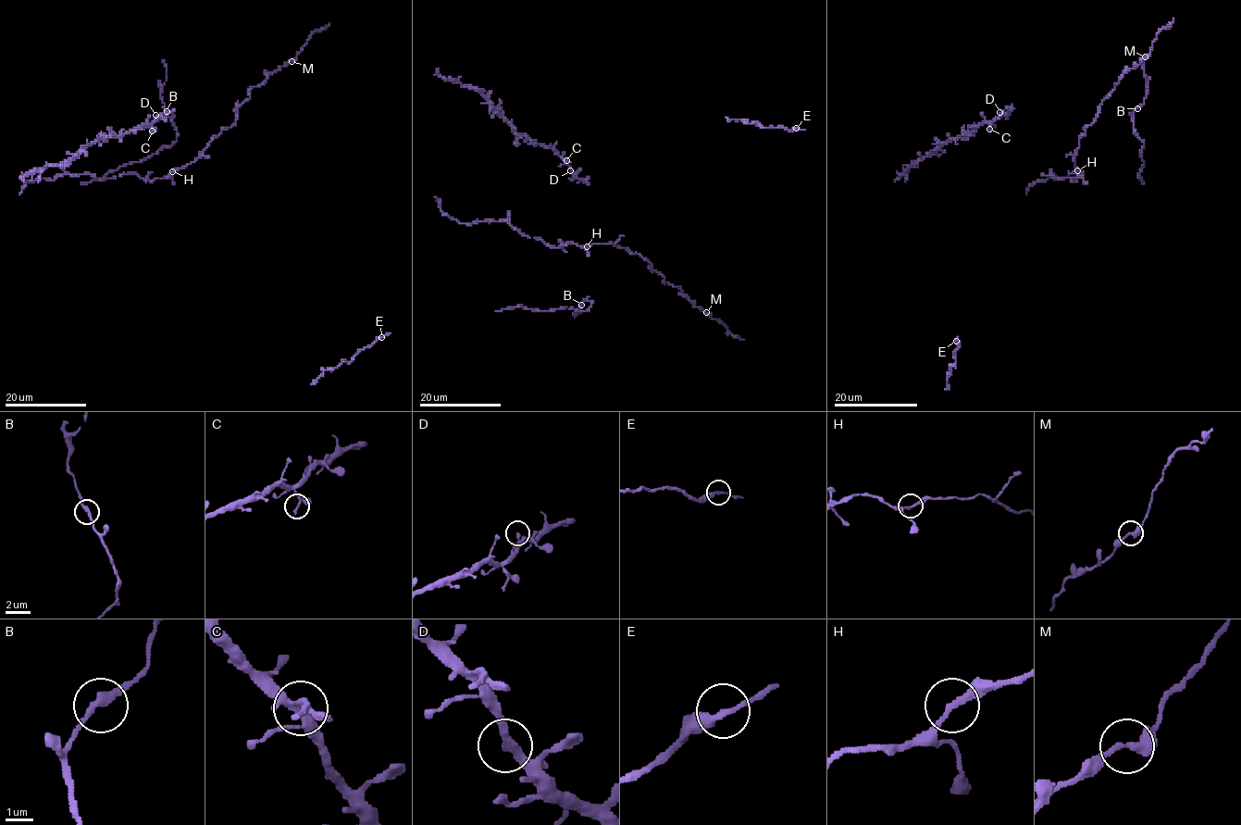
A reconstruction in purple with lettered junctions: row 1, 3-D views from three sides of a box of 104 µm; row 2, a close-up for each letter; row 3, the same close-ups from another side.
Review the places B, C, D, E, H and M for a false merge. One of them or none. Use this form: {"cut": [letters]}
{"cut": ["M"]}

